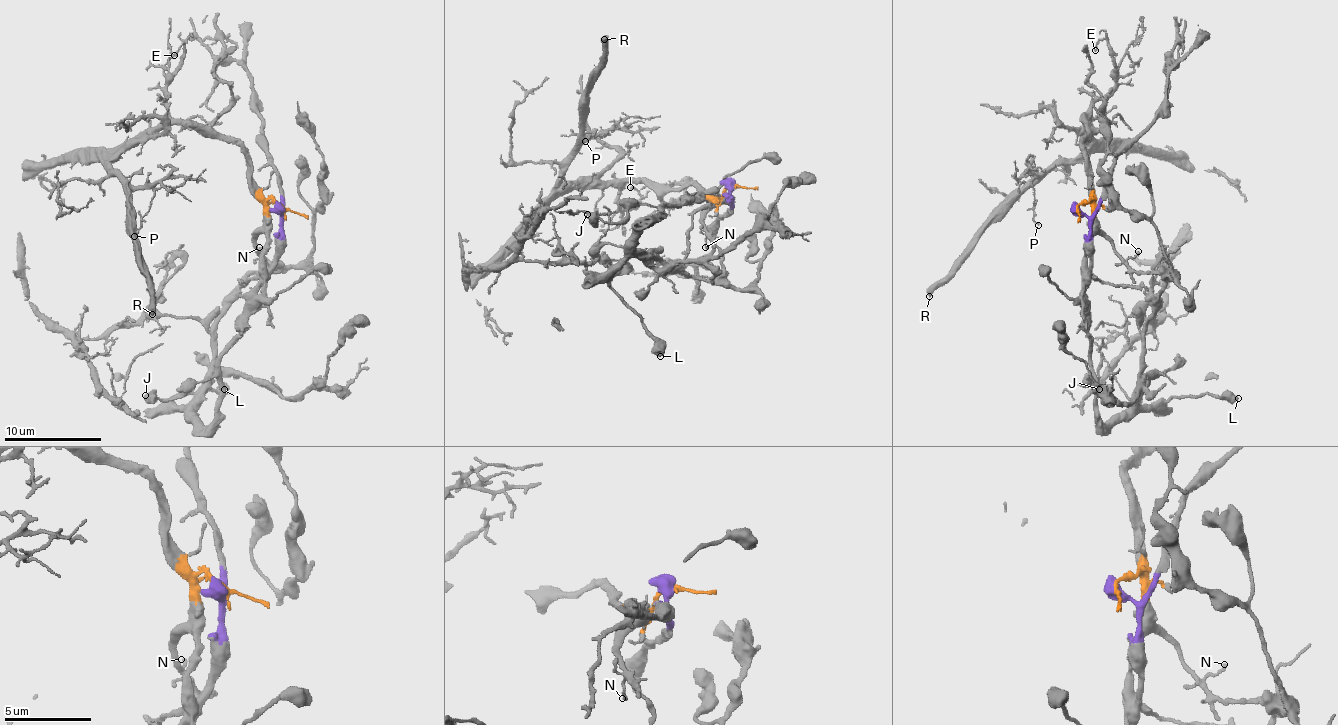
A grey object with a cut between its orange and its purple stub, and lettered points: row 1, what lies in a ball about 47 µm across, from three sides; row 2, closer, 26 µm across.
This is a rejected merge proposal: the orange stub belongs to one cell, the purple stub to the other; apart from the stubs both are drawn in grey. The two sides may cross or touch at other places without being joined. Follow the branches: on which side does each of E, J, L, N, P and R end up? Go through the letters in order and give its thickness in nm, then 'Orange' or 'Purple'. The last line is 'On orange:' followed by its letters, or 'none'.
E: Thickness 160 nm. Orange
J: Thickness 700 nm. Purple
L: Thickness 600 nm. Purple
N: Thickness 150 nm. Orange
P: Thickness 110 nm. Orange
R: Thickness 440 nm. Orange
On orange: E, N, P, R

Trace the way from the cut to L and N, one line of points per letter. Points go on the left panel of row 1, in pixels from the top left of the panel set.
L: (280, 207), (280, 255), (256, 294), (246, 330), (220, 359), (218, 417), (206, 426), (172, 400), (223, 390)
N: (280, 207), (278, 202), (268, 202), (269, 226), (255, 244), (260, 257), (258, 247)

